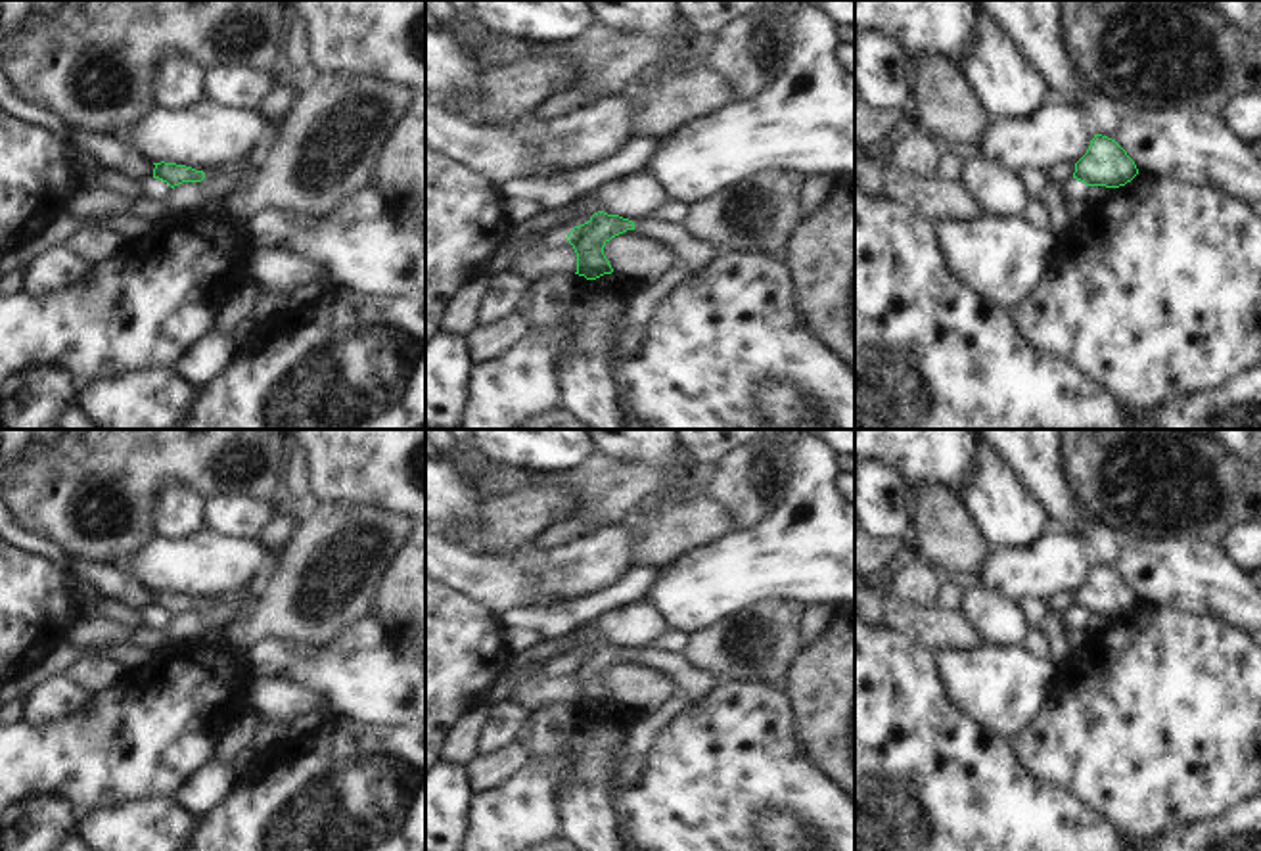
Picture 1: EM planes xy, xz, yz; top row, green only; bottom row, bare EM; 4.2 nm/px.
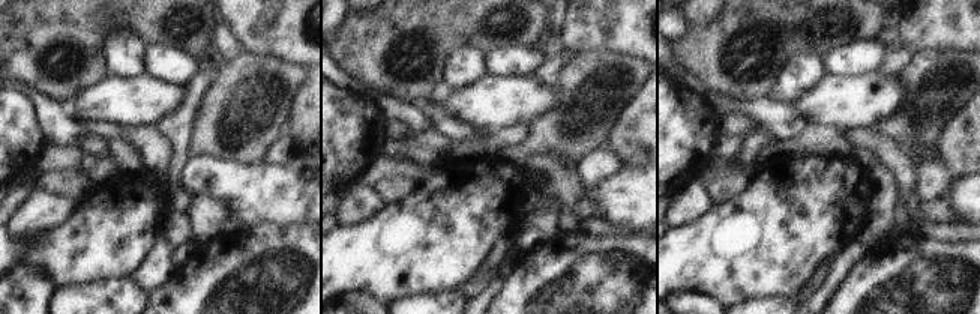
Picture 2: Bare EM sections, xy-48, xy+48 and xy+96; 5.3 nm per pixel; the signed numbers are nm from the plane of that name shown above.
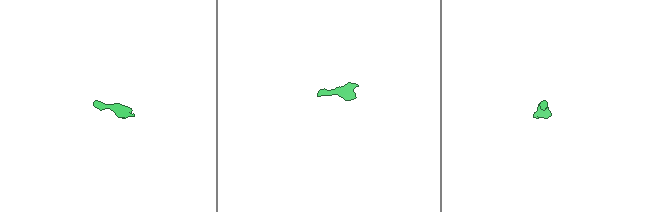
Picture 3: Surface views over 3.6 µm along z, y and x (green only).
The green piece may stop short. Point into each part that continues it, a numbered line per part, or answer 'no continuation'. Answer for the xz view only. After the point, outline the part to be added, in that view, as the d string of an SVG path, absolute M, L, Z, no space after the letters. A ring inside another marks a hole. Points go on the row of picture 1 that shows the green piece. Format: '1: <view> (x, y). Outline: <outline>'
1: xz (694, 253). Outline: M638 218L634 220L634 228L627 232L663 243L678 259L678 263L690 270L707 266L719 253L715 243L692 238L684 230L682 222Z

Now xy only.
1: xy (188, 198). Outline: M211 176L203 182L182 182L171 190L163 199L140 197L132 201L128 215L159 224L165 217L176 213L197 215L209 201L234 194L236 184L228 176Z

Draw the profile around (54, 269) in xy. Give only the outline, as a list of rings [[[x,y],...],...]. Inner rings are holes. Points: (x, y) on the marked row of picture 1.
[[[65,245],[50,247],[29,263],[23,293],[29,293],[31,297],[50,297],[86,280],[90,270],[92,264]]]

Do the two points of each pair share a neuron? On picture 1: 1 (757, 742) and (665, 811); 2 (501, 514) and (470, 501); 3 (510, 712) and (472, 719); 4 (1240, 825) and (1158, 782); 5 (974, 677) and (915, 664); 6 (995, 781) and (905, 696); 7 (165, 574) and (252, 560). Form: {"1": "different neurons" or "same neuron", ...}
{"1": "same neuron", "2": "different neurons", "3": "different neurons", "4": "different neurons", "5": "different neurons", "6": "same neuron", "7": "same neuron"}

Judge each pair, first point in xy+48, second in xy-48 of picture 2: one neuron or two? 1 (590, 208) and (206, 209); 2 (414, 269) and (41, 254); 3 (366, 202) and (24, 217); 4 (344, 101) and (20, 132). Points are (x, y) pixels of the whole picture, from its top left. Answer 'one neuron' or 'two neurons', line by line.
1: one neuron
2: one neuron
3: one neuron
4: one neuron

